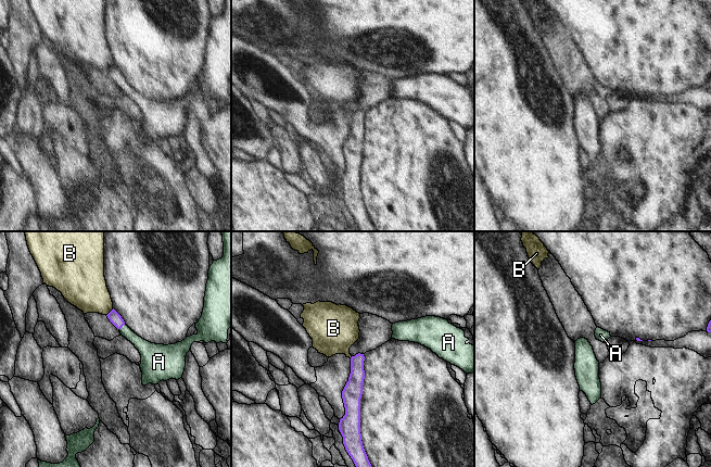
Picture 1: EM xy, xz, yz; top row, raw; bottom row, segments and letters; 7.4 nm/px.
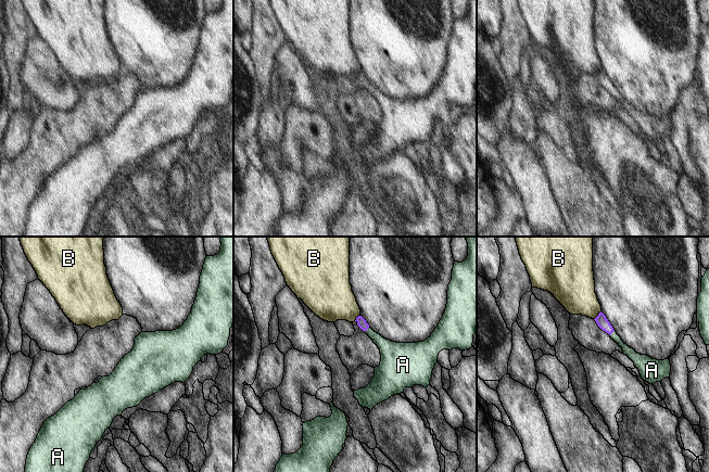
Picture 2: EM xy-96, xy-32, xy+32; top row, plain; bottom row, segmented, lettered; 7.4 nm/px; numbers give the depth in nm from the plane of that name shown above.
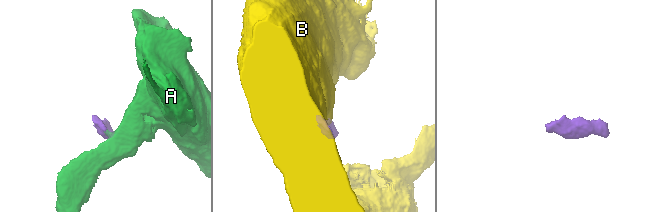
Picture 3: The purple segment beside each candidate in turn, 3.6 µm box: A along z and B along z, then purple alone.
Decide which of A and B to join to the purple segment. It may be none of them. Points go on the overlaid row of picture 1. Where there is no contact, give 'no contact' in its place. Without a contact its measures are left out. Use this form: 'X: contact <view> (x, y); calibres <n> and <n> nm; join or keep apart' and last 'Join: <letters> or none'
A: contact xy (122, 326); calibres 90 and 120 nm; join
B: contact xy (110, 312); calibres 90 and 300 nm; keep apart
Join: A

